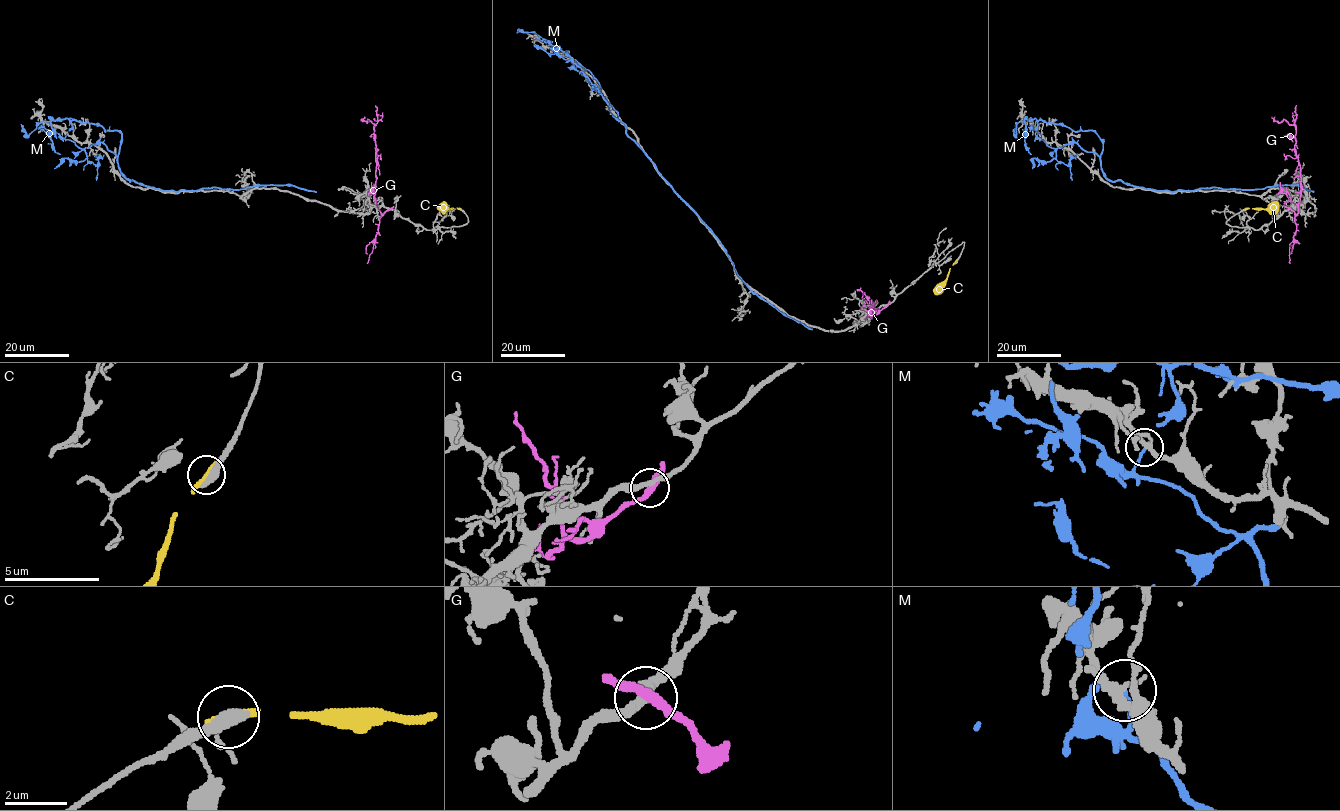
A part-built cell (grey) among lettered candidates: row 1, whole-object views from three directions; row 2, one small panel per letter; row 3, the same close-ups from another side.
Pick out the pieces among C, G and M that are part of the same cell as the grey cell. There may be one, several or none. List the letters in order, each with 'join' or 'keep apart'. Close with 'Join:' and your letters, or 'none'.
C: keep apart
G: keep apart
M: keep apart
Join: none

